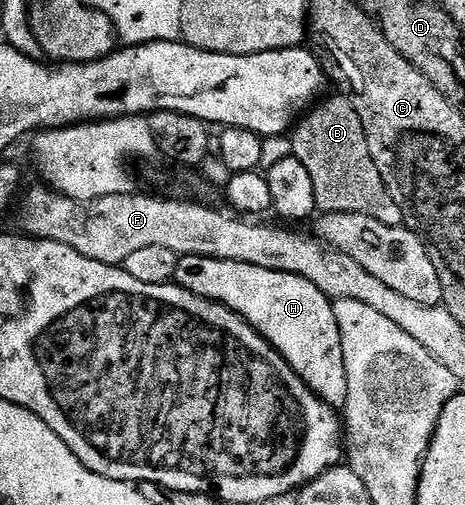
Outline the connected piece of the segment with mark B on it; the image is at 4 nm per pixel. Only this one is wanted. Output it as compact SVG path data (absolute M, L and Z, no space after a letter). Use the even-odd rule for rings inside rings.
M344 98L325 99L307 110L292 131L293 158L298 159L300 165L308 169L308 177L312 177L315 208L322 213L360 213L364 217L376 217L376 221L384 221L384 225L403 226L400 205L392 201L392 193L388 193L384 177L380 177L380 169L376 169L376 161L372 161L372 153L368 153L368 137L364 133L360 113L356 113L356 109Z

